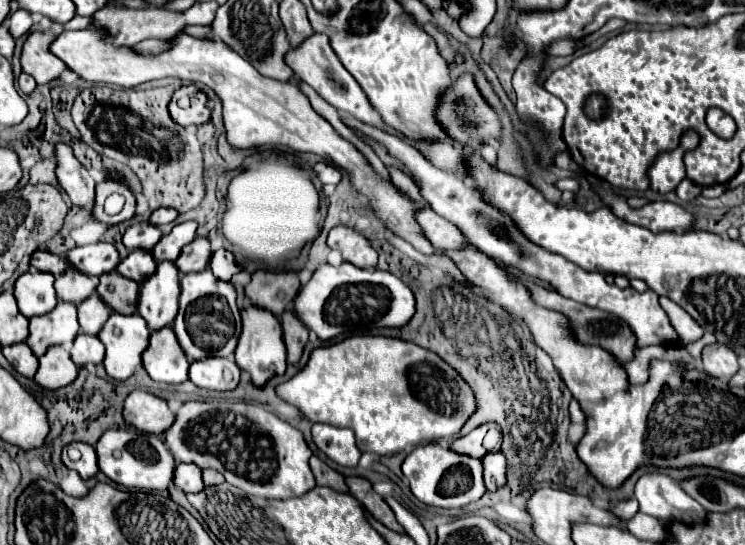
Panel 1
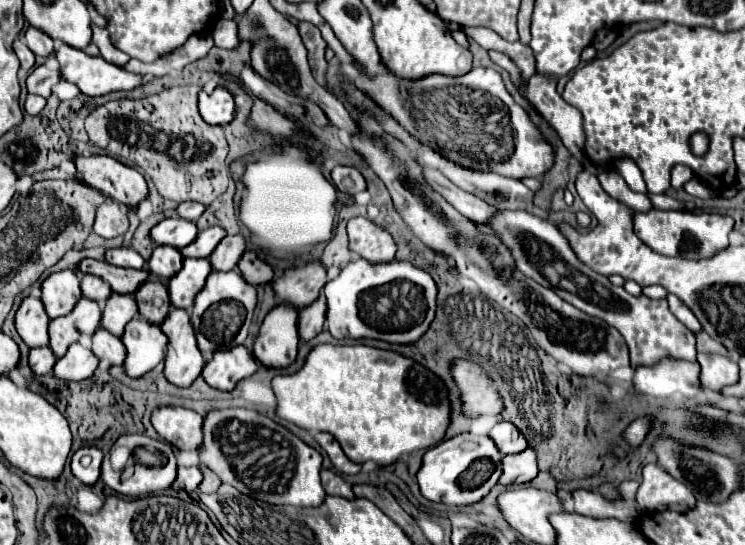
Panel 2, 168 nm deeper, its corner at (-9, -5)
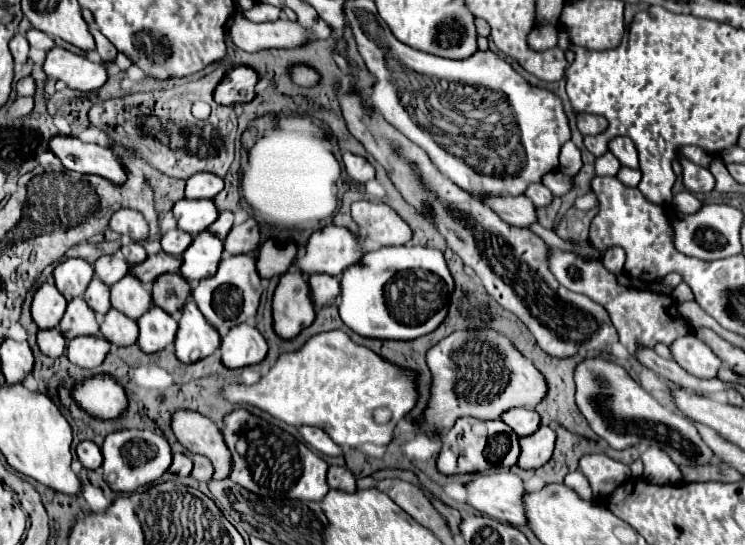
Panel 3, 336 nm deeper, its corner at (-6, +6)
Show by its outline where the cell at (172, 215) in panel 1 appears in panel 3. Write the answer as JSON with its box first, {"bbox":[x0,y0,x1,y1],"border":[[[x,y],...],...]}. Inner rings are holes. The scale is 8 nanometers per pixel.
{"bbox":[185,173,225,199],"border":[[[195,173],[195,177],[187,179],[185,197],[187,199],[213,199],[225,187],[223,177],[215,173]]]}

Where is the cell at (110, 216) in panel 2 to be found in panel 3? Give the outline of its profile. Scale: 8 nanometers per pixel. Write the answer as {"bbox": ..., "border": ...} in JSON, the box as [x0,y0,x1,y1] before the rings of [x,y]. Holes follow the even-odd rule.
{"bbox":[109,209,149,243],"border":[[[119,209],[109,221],[109,229],[119,233],[125,241],[143,243],[149,237],[149,225],[145,217],[135,209]]]}

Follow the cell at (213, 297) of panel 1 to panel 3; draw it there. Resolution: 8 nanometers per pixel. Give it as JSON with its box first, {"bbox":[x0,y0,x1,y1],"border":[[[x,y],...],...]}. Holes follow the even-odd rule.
{"bbox":[191,253,263,335],"border":[[[241,253],[241,255],[225,257],[215,277],[207,277],[199,281],[191,295],[195,297],[201,313],[211,321],[211,325],[215,325],[215,329],[219,329],[221,335],[225,335],[231,327],[251,321],[255,317],[261,301],[261,293],[263,293],[263,285],[255,267],[255,255]]]}

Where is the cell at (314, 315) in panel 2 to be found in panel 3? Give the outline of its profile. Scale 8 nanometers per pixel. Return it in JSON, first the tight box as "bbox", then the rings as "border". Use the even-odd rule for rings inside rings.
{"bbox":[309,273,341,307],"border":[[[313,273],[309,277],[309,285],[313,291],[313,301],[317,307],[323,307],[325,303],[331,303],[331,299],[337,299],[341,293],[341,277],[331,277],[325,273]]]}

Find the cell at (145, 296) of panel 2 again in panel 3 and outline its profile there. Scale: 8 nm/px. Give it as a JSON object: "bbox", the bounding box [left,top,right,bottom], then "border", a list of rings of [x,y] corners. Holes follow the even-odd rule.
{"bbox":[153,273,189,315],"border":[[[165,273],[153,283],[153,301],[171,315],[179,315],[189,297],[189,283],[179,273]]]}

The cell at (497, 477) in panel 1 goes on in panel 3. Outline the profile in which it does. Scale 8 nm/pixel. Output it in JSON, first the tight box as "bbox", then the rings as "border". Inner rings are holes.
{"bbox":[517,425,555,469],"border":[[[541,425],[533,435],[521,437],[521,455],[517,465],[523,469],[537,469],[545,465],[555,447],[555,431],[547,425]]]}

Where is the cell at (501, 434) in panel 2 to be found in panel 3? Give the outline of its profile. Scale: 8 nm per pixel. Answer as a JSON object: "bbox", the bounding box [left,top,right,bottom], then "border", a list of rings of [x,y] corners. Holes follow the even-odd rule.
{"bbox":[501,407,541,437],"border":[[[523,407],[503,413],[501,419],[507,421],[507,425],[511,425],[515,429],[515,433],[519,433],[519,437],[535,433],[539,429],[539,425],[541,425],[539,413],[533,411],[533,409],[523,409]]]}

